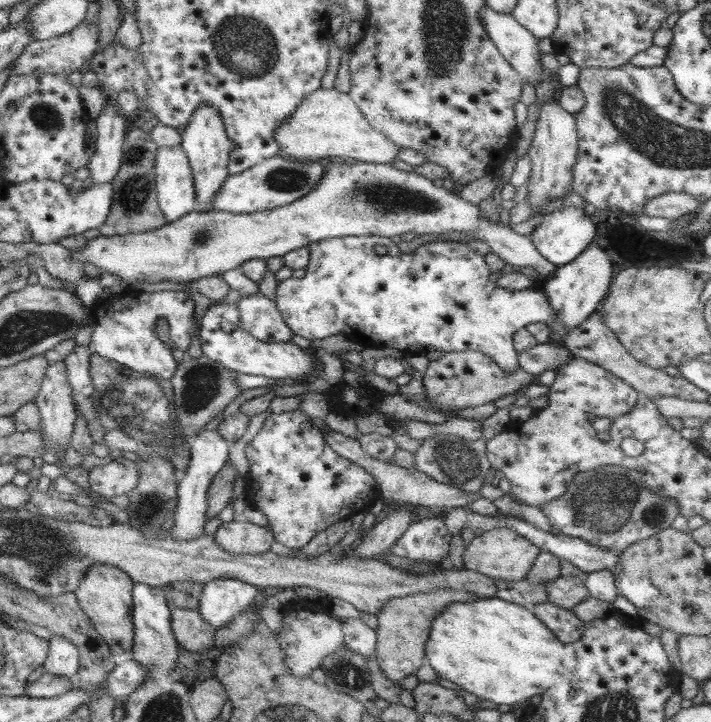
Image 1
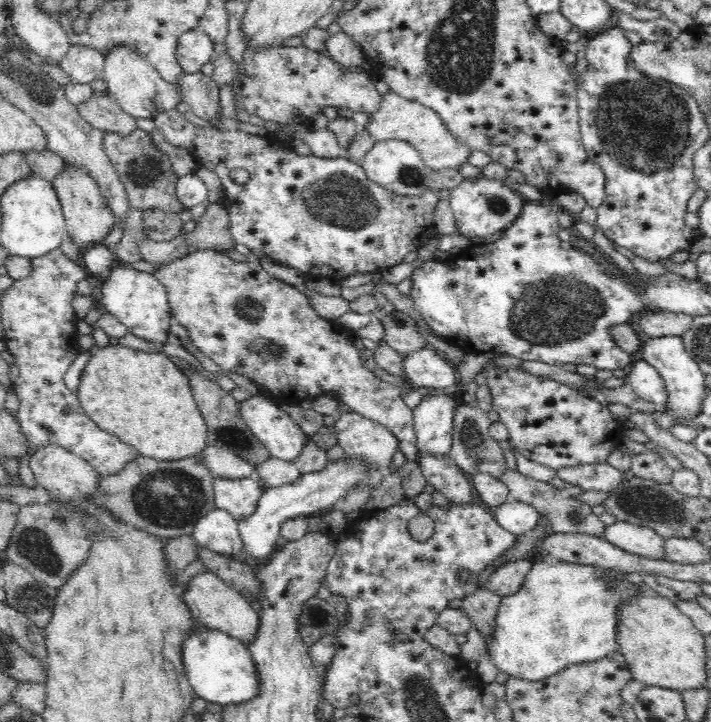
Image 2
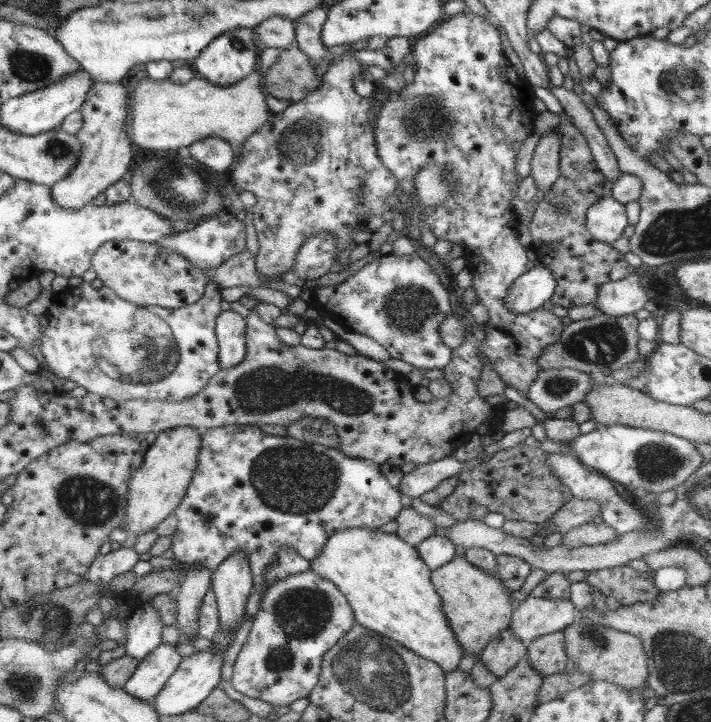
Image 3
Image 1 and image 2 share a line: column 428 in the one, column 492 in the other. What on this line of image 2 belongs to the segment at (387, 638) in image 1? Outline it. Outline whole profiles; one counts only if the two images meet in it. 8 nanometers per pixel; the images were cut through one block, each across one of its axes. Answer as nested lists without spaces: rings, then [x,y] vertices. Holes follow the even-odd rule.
[[[478,586],[476,592],[468,594],[462,600],[462,610],[470,616],[472,626],[480,630],[484,640],[490,640],[496,630],[496,616],[498,616],[500,604],[502,604],[502,596],[488,590],[486,586],[484,588]]]

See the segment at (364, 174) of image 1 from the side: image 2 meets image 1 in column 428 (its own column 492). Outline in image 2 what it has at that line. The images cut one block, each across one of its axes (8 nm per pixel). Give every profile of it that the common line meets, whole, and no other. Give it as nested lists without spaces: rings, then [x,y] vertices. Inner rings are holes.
[[[482,178],[482,180],[464,180],[460,186],[456,186],[450,192],[450,204],[458,232],[464,238],[488,238],[492,234],[504,232],[516,222],[516,218],[522,214],[526,206],[526,198],[518,192],[512,192],[494,178]]]

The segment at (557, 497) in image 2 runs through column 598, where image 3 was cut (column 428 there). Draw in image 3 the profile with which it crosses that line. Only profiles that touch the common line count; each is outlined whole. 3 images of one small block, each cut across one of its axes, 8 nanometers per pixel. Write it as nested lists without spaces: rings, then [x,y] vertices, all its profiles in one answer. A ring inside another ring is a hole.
[[[411,506],[403,508],[399,512],[399,516],[395,518],[397,522],[397,538],[401,538],[403,542],[407,542],[409,546],[417,546],[419,542],[423,542],[425,538],[429,538],[437,528],[427,520],[429,516],[421,516],[417,514]]]

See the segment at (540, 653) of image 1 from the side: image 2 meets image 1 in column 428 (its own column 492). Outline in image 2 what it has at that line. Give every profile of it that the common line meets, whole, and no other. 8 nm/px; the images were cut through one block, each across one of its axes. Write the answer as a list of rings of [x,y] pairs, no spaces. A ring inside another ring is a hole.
[[[548,560],[532,564],[524,586],[516,594],[502,598],[496,616],[496,630],[492,638],[486,640],[486,650],[492,664],[498,668],[498,672],[506,672],[508,676],[526,678],[526,682],[542,682],[570,664],[586,664],[618,652],[618,606],[634,598],[640,586],[644,586],[642,580],[628,572],[622,574],[616,570],[570,562],[550,564]]]

